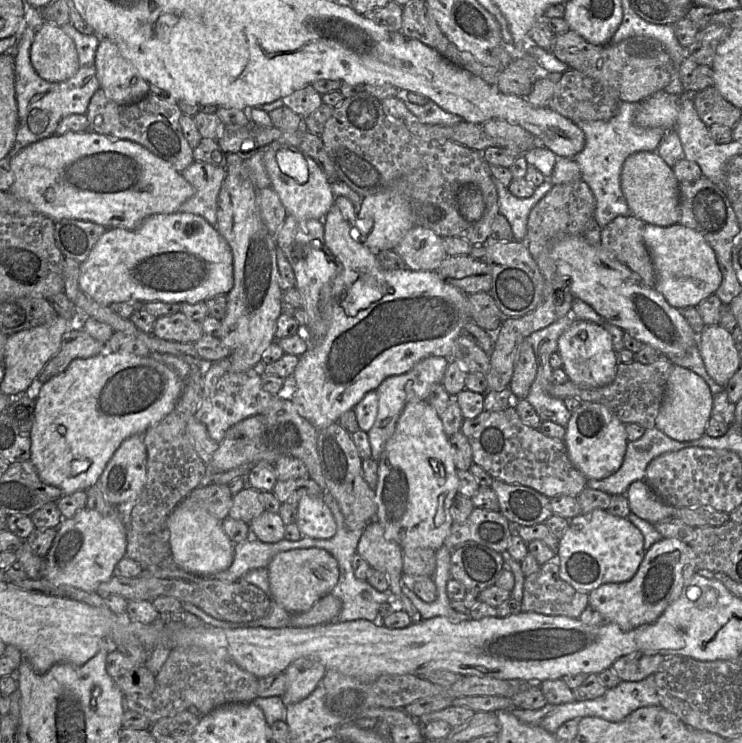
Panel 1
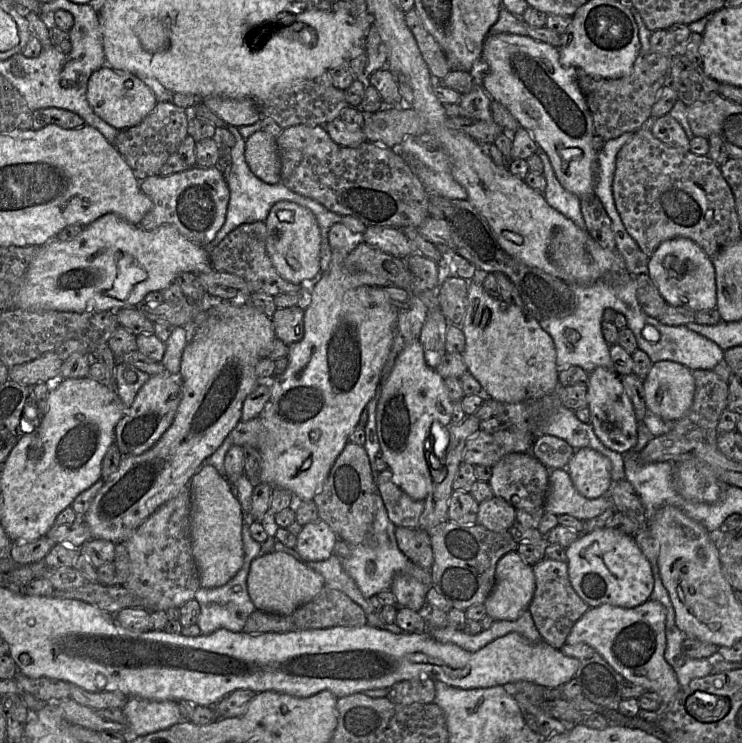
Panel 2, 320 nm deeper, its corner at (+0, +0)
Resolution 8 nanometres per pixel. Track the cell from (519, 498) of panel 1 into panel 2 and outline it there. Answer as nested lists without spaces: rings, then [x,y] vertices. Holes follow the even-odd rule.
[[[531,452],[505,455],[492,467],[488,481],[494,496],[504,499],[516,510],[532,510],[544,506],[549,489],[550,469]]]

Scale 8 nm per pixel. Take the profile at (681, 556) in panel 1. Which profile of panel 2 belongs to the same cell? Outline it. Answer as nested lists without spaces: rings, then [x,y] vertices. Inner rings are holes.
[[[649,599],[634,608],[623,608],[602,604],[590,609],[574,624],[566,644],[586,643],[596,650],[625,680],[644,687],[647,692],[656,693],[662,701],[662,708],[674,701],[682,689],[672,666],[665,660],[666,649],[666,615],[665,606],[659,601]]]

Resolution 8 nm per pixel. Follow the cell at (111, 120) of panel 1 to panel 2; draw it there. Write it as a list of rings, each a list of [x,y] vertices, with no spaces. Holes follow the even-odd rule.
[[[172,101],[157,102],[152,112],[138,125],[121,130],[114,140],[115,148],[122,155],[138,180],[159,175],[168,157],[176,153],[179,145],[188,135],[186,109]]]

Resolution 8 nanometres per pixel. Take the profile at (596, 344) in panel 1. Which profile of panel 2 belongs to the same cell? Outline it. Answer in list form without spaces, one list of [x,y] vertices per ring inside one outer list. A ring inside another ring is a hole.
[[[597,367],[589,373],[587,384],[587,408],[596,436],[608,448],[619,453],[633,449],[638,441],[638,421],[633,404],[622,384],[621,376],[605,367]]]

